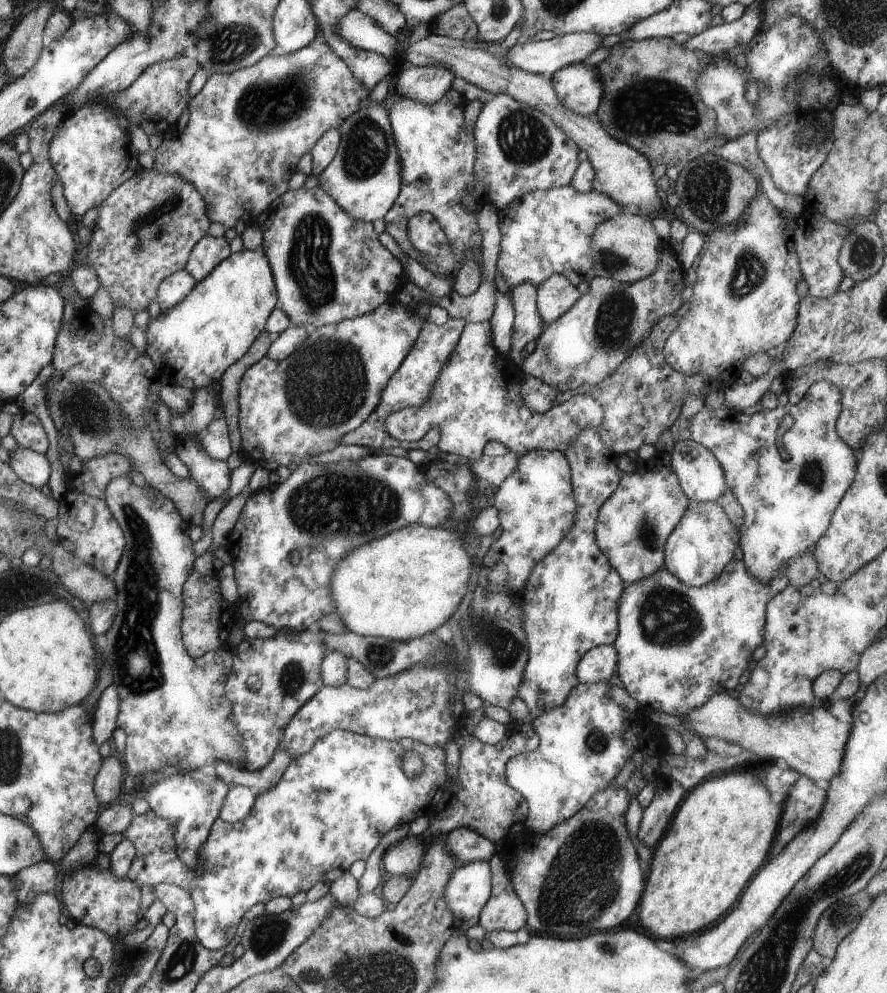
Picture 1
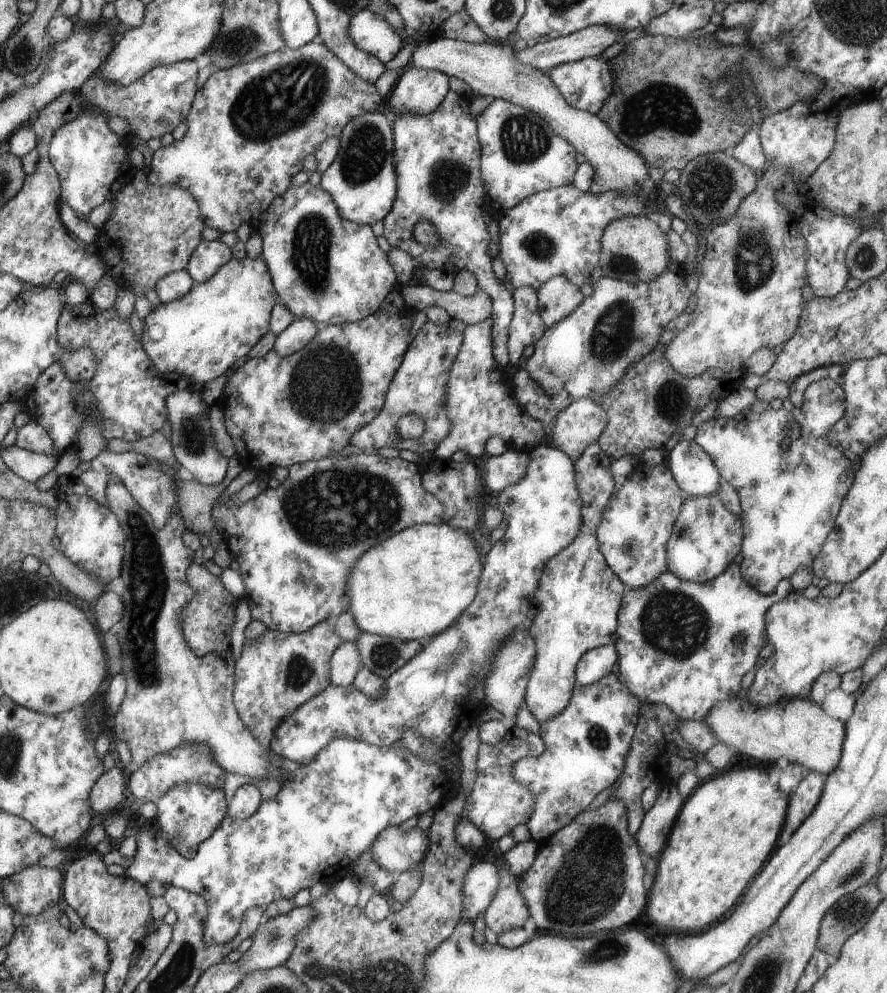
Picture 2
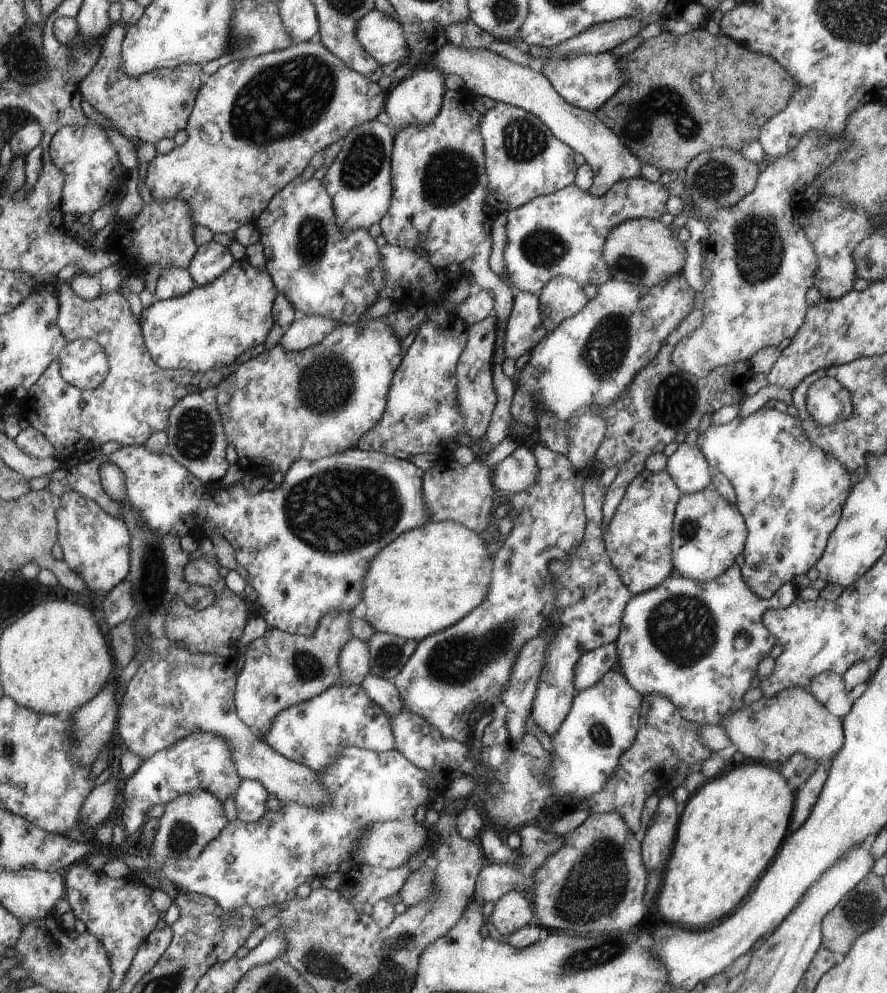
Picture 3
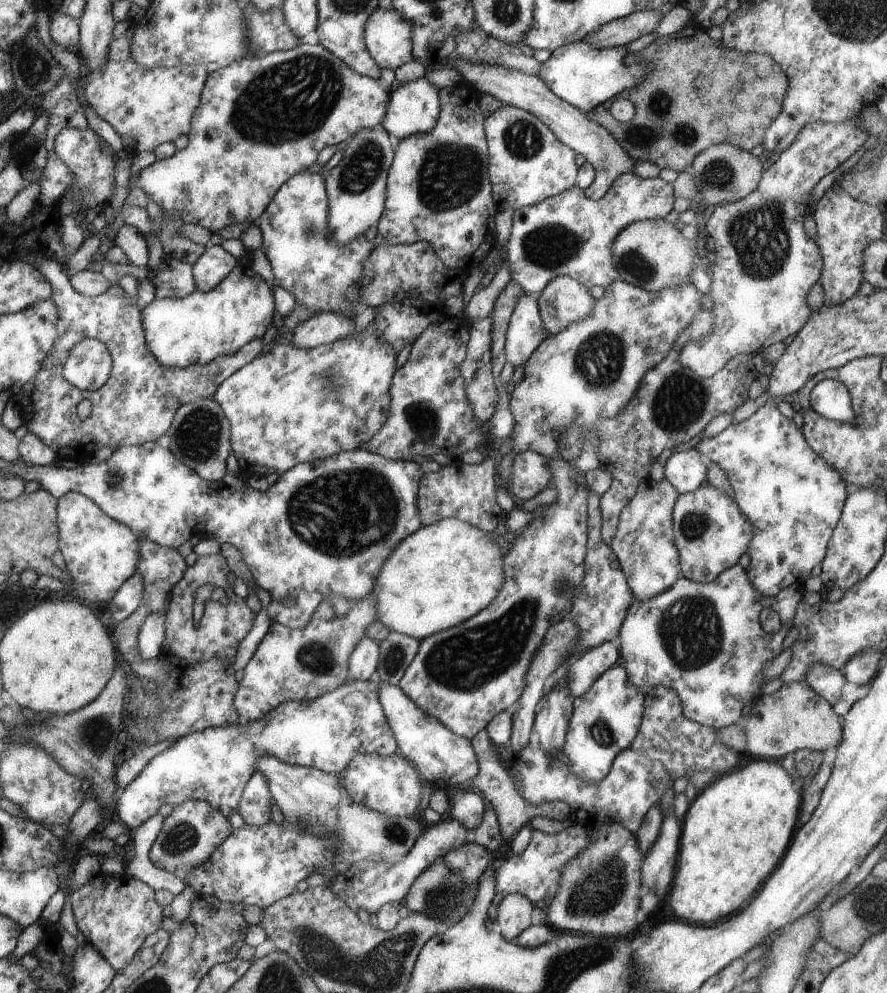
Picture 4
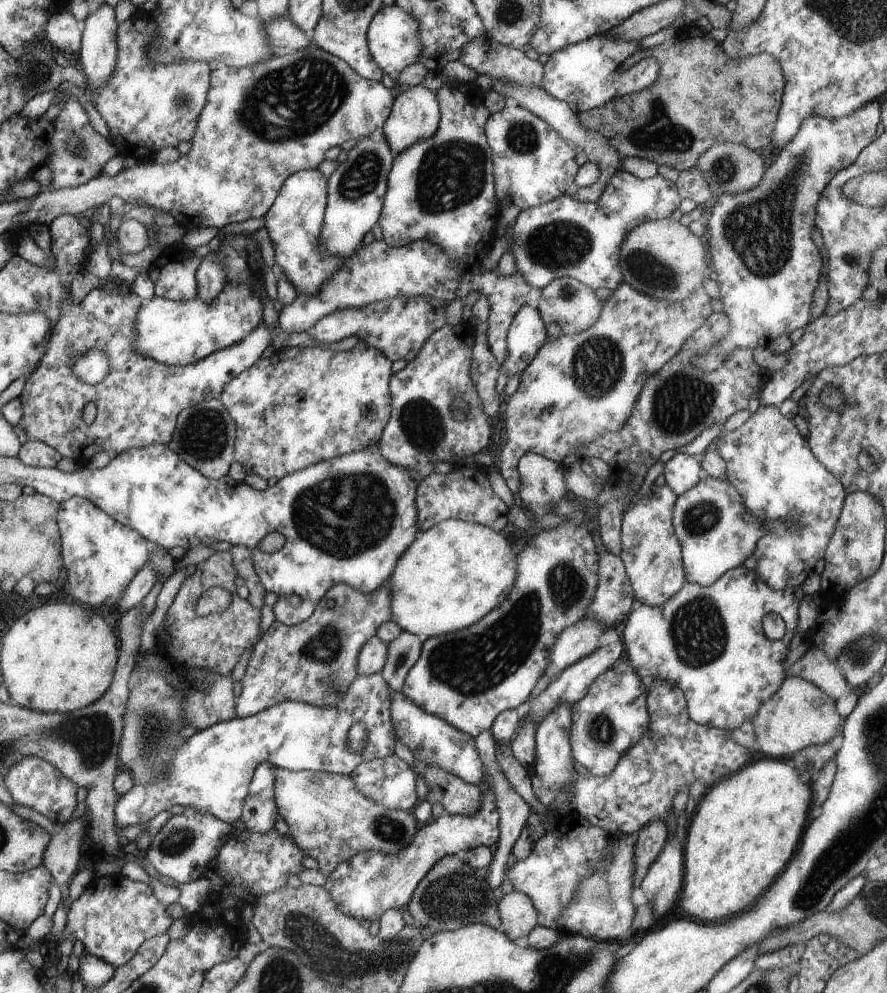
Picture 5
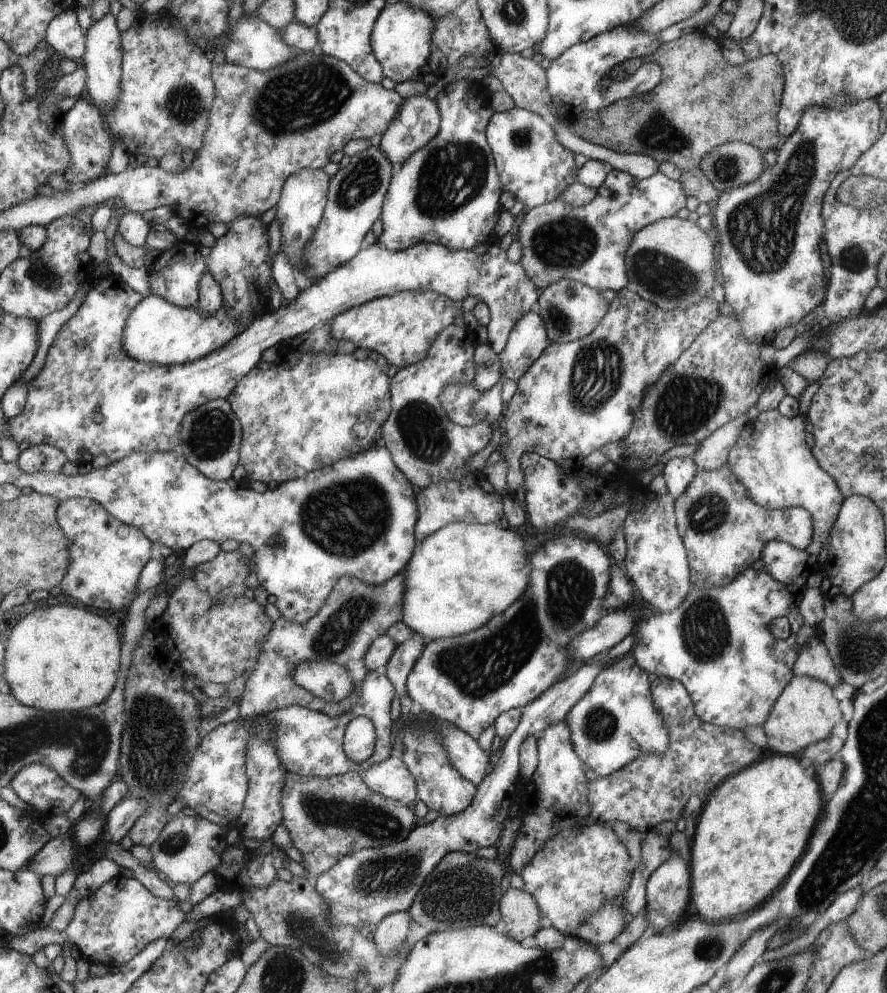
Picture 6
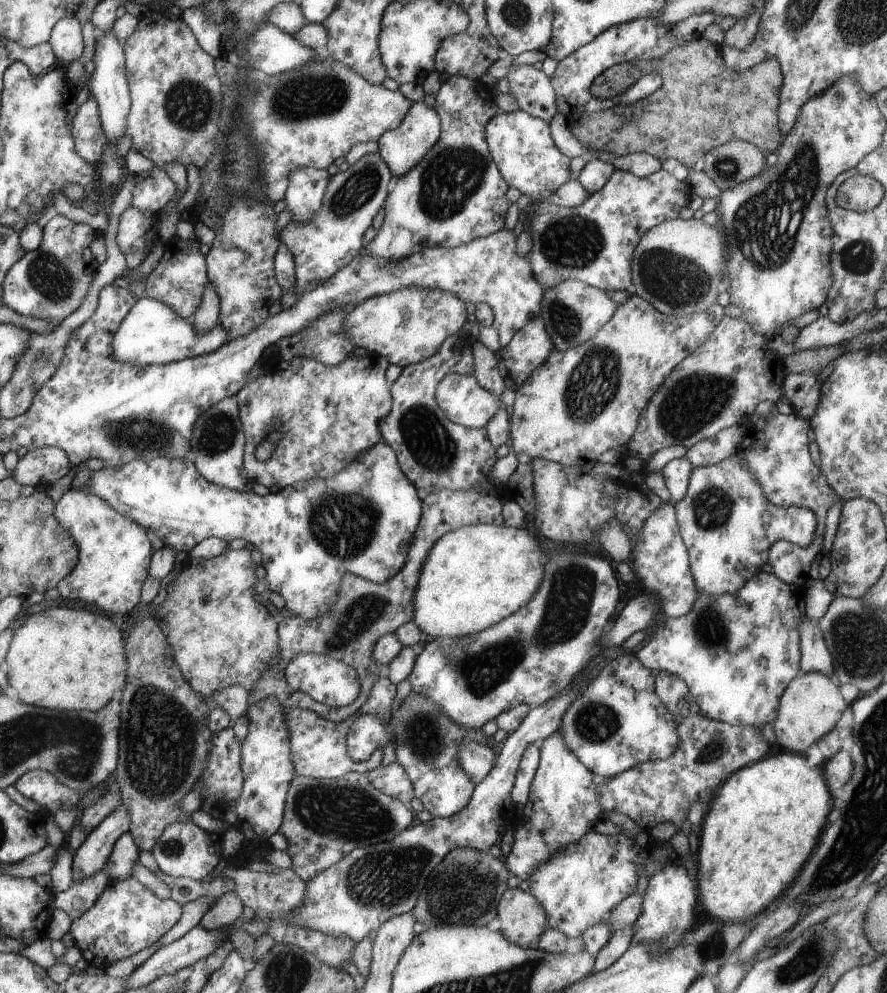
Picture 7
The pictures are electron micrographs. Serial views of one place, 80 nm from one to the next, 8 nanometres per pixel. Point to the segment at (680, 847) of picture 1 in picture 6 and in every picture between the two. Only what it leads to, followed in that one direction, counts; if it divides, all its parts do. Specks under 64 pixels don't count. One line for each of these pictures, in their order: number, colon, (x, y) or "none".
2: (729, 826)
3: (732, 827)
4: (736, 830)
5: (744, 830)
6: (755, 825)

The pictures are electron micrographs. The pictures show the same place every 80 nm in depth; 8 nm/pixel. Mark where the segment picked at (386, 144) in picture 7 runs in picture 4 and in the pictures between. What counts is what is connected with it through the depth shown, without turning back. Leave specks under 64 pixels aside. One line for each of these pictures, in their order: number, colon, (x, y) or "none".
4: (414, 108)
5: (415, 116)
6: (418, 121)

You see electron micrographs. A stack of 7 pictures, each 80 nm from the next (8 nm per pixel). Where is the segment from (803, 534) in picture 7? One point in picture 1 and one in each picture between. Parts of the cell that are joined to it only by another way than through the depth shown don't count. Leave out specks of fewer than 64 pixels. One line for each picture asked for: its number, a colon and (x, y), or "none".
1: (702, 544)
2: (707, 536)
3: (709, 532)
4: (711, 531)
5: (718, 533)
6: (724, 529)

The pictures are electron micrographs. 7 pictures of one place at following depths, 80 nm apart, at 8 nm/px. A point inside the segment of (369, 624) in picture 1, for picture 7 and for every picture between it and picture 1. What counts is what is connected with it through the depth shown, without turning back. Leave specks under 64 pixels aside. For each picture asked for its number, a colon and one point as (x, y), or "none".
2: (410, 587)
3: (427, 579)
4: (445, 573)
5: (453, 575)
6: (463, 575)
7: (474, 577)

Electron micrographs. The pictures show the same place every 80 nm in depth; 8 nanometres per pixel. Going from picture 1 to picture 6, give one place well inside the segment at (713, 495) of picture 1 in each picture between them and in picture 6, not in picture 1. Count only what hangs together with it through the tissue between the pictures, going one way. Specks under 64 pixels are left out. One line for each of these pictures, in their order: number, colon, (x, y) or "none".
2: (693, 469)
3: (688, 466)
4: (686, 471)
5: (682, 472)
6: (679, 472)

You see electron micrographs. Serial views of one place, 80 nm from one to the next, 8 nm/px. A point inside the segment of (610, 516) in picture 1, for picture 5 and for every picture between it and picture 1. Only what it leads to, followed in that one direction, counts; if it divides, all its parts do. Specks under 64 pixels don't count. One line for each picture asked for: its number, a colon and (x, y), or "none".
2: (637, 523)
3: (639, 539)
4: (644, 543)
5: (652, 552)

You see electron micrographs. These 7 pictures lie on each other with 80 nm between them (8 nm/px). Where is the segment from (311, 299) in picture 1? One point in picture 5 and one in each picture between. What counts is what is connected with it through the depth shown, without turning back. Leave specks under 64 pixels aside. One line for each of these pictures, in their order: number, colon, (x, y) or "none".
2: (325, 268)
3: (325, 271)
4: (305, 259)
5: (294, 223)

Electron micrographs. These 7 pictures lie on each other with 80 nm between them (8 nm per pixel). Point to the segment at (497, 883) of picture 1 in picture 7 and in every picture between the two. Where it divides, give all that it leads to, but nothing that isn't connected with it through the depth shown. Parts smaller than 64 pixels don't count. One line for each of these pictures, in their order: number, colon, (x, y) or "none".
2: (509, 909)
3: (513, 911)
4: (514, 912)
5: (517, 910)
6: (521, 917)
7: (522, 919)

